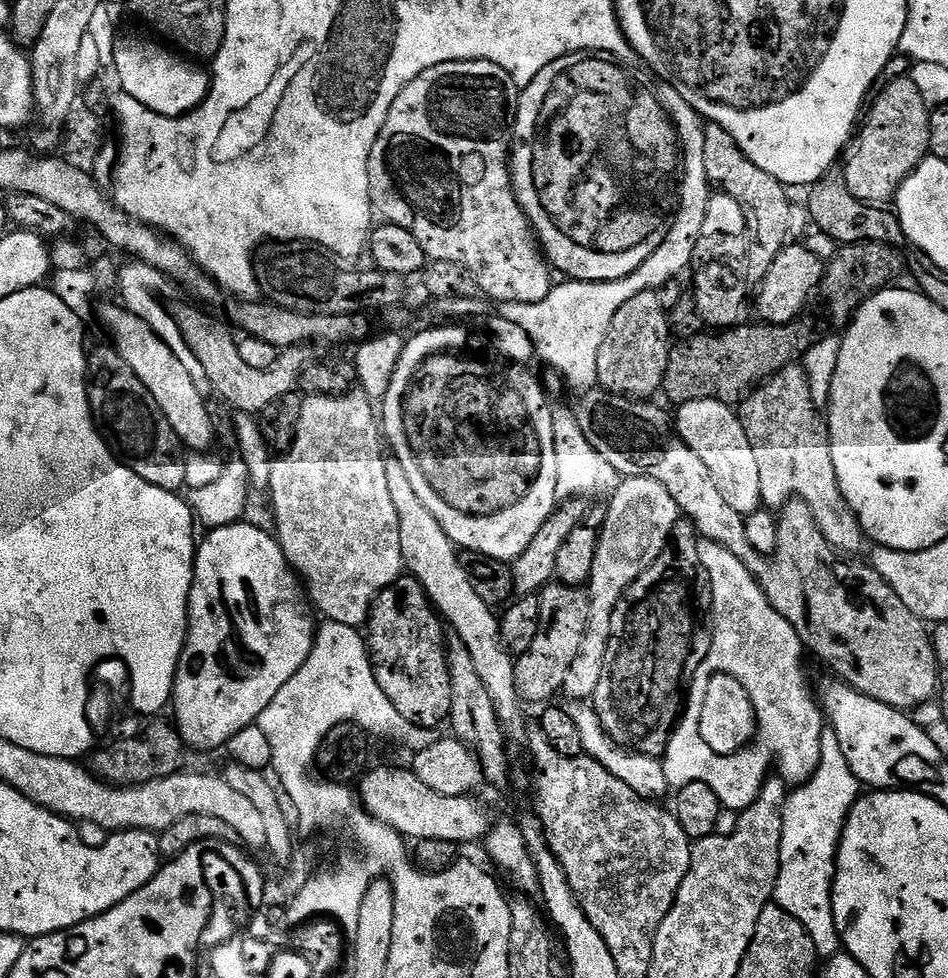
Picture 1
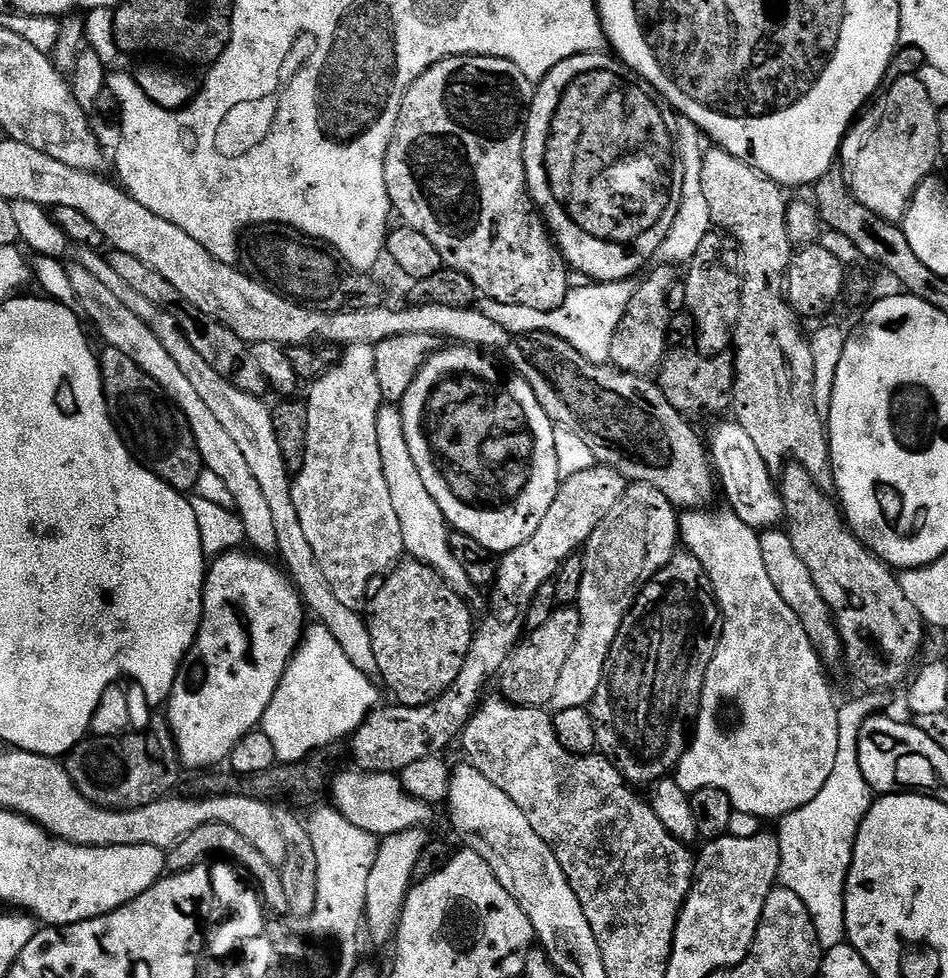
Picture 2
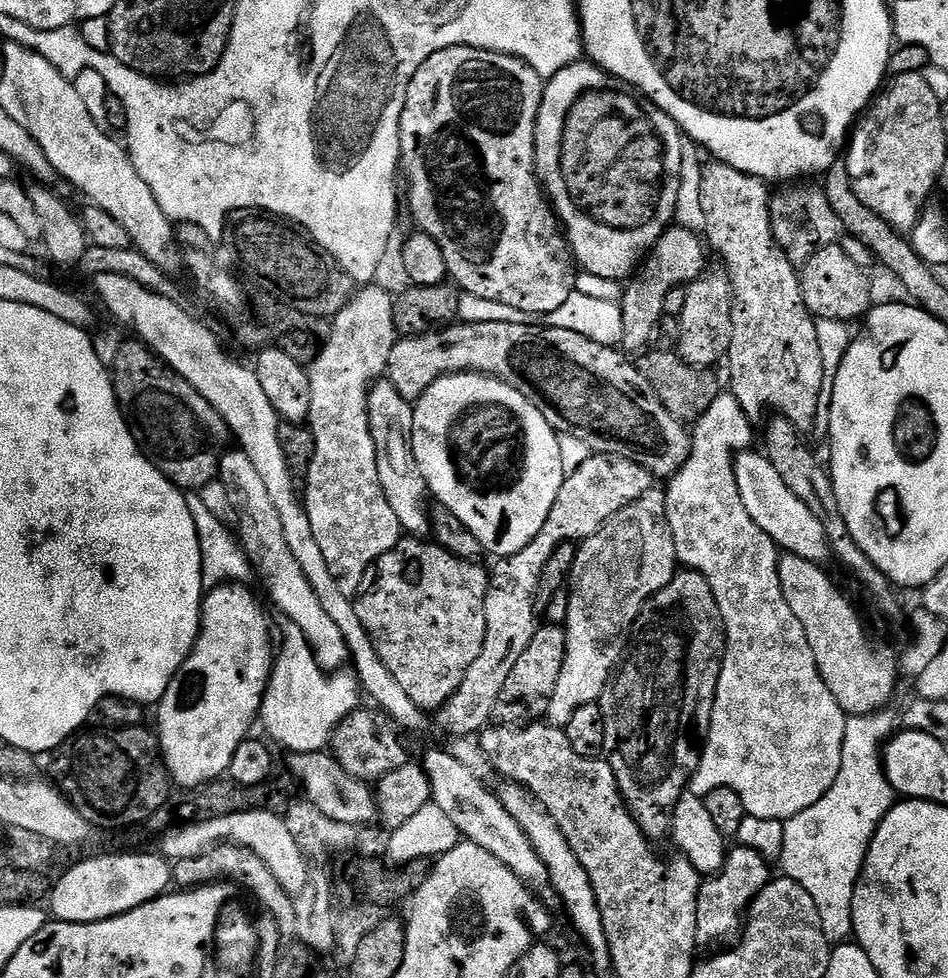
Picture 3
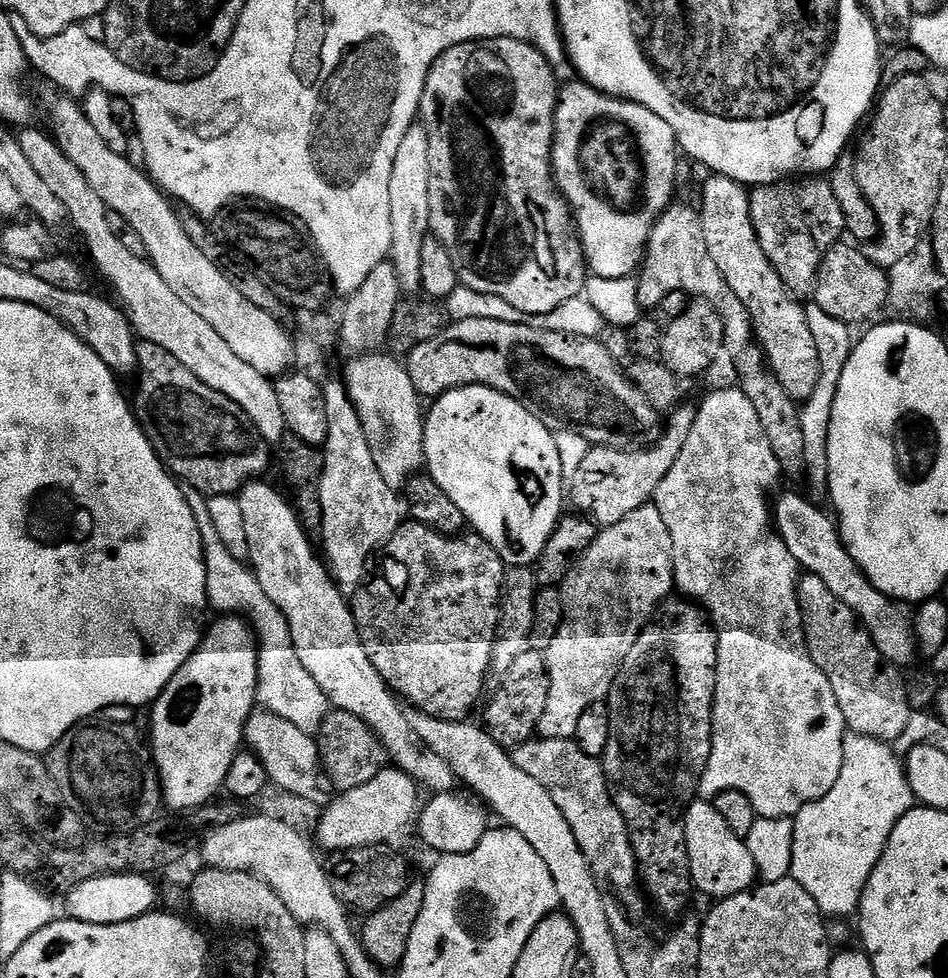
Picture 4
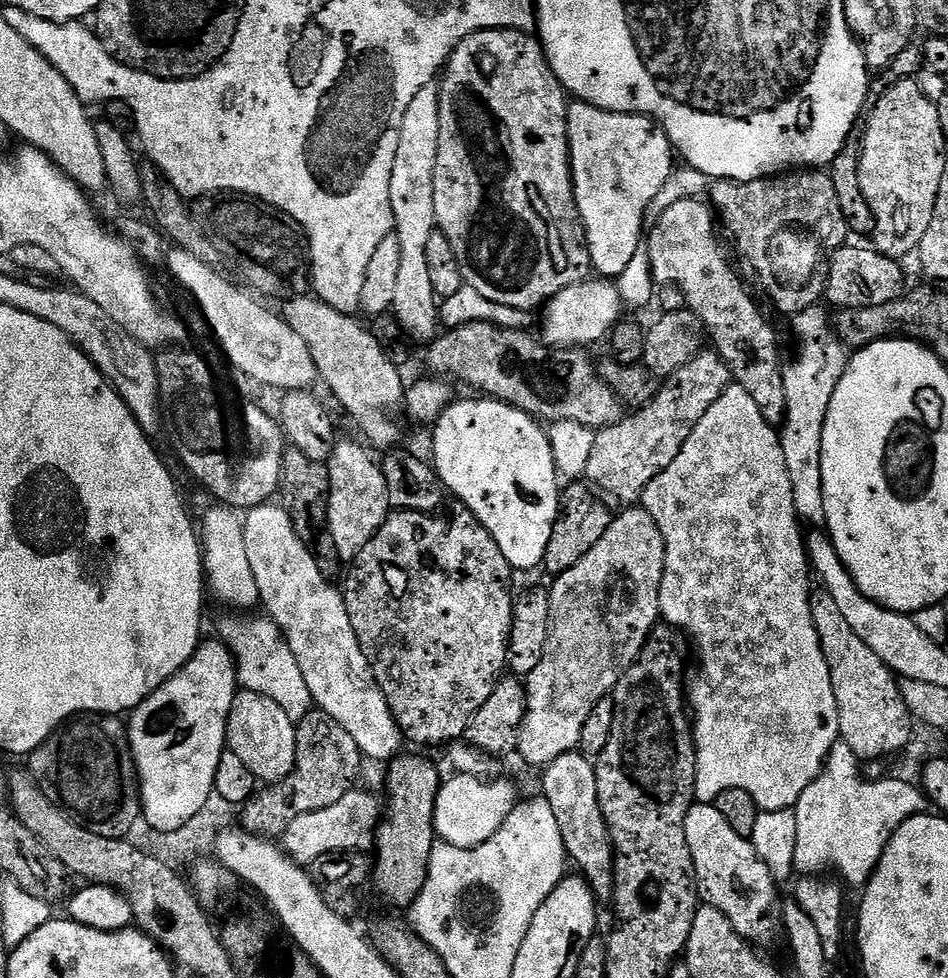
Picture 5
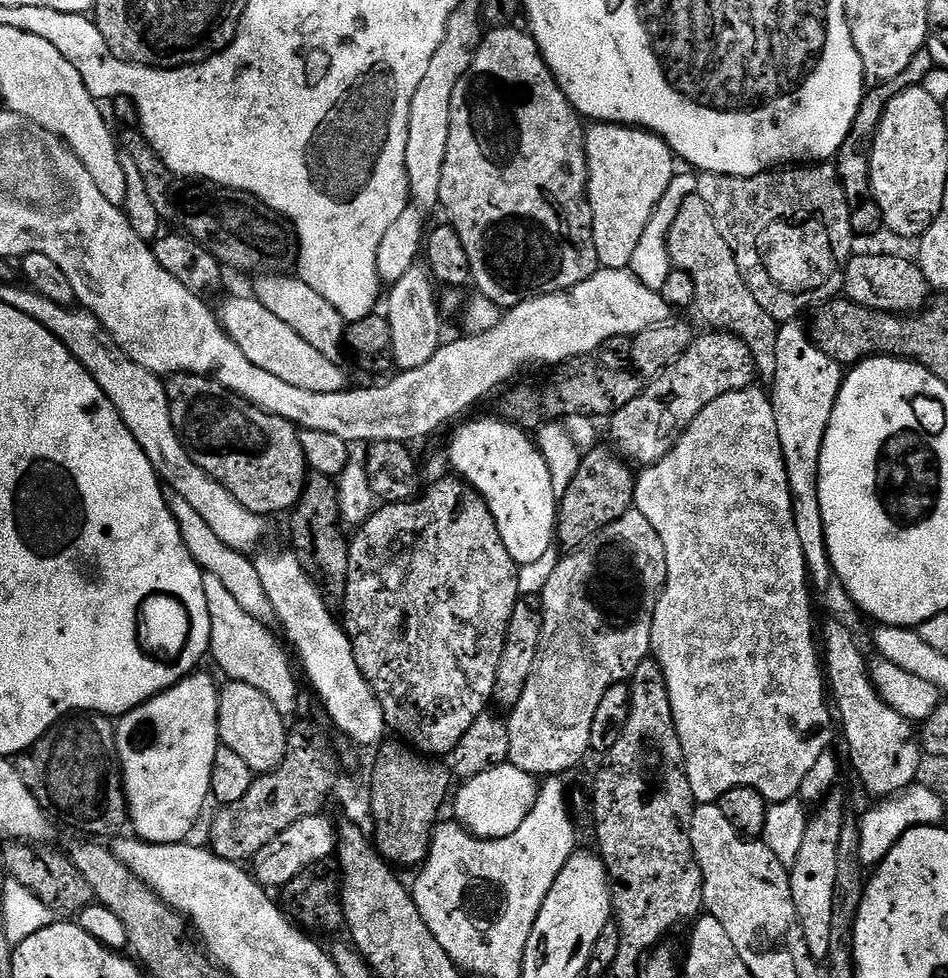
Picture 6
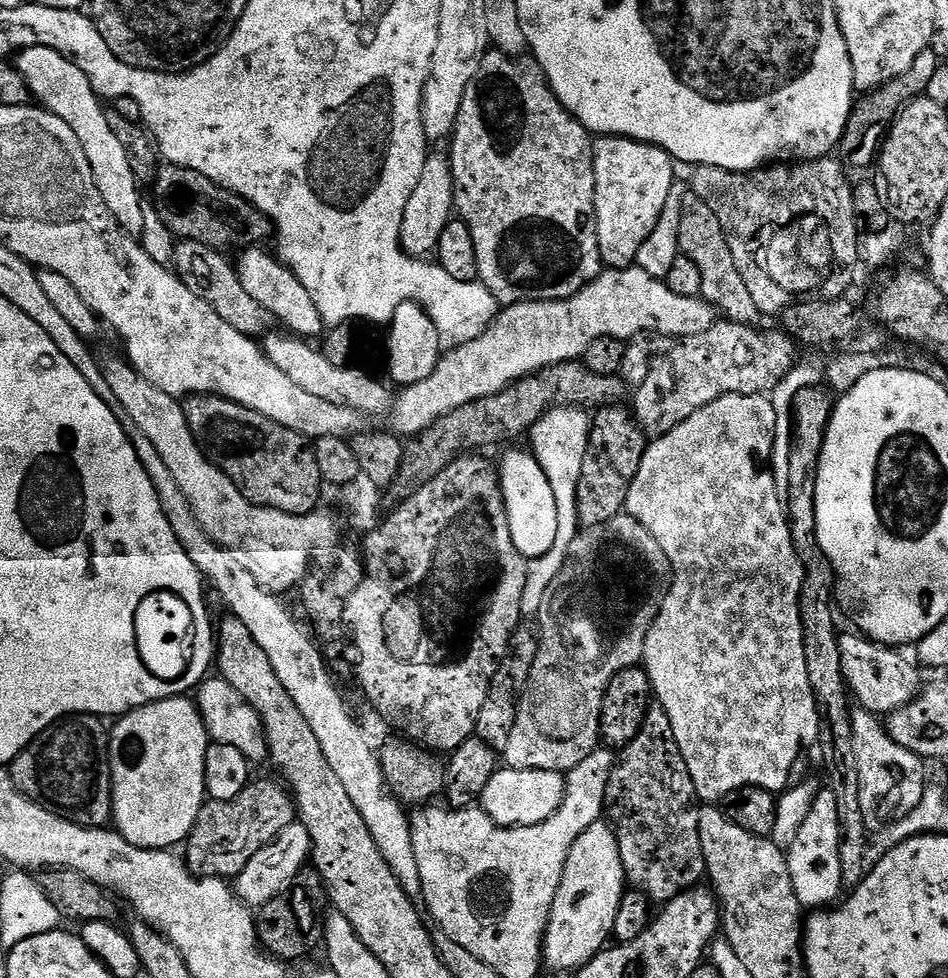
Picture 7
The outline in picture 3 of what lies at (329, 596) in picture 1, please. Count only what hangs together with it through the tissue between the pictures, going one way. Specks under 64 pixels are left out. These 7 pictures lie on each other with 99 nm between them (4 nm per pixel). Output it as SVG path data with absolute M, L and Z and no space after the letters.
M361 287L350 303L338 315L331 317L332 333L328 341L323 341L316 360L307 365L311 396L307 423L314 434L316 449L306 473L308 485L302 488L302 499L314 530L314 539L326 557L326 566L330 566L330 574L334 574L338 590L351 597L361 591L364 575L402 538L398 514L394 514L390 502L386 502L386 494L378 478L378 458L374 438L370 434L368 393L372 385L387 373L390 350L394 350L398 339L394 326L393 293L376 287Z

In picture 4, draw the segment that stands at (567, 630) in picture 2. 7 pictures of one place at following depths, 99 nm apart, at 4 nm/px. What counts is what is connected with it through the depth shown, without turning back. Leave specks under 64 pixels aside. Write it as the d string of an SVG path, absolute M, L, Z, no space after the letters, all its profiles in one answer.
M535 650L522 653L499 684L500 689L493 694L492 701L484 712L482 724L490 734L490 738L494 738L494 742L511 750L537 735L540 719L546 710L546 698L550 694L550 678L545 653Z

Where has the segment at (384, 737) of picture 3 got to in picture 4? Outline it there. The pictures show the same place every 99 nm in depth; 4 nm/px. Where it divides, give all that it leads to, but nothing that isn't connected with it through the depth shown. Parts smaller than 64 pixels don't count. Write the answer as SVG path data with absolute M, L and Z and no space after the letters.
M329 711L328 717L320 724L318 743L323 771L327 779L328 776L332 779L337 793L366 786L366 782L373 780L386 766L386 753L374 730L370 730L362 718L349 712Z

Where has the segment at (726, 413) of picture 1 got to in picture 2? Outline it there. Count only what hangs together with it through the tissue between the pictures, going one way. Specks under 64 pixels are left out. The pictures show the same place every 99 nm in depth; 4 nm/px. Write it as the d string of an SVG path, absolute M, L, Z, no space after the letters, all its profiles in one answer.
M729 422L717 426L712 444L710 440L710 463L719 487L720 484L724 487L724 496L728 499L727 507L738 514L738 518L742 518L746 526L767 530L777 527L785 519L785 497L780 497L779 490L772 485L774 474L769 471L766 462L762 462L762 454L758 454L750 434L746 434L740 424Z

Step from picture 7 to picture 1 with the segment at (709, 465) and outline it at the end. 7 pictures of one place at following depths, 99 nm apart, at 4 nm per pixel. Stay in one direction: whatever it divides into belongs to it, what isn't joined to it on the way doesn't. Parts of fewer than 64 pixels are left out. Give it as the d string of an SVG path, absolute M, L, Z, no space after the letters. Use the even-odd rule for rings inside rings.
M701 539L698 558L702 558L708 584L712 587L712 645L708 657L692 675L682 722L677 723L668 740L662 763L669 789L675 790L690 782L706 782L706 786L718 794L725 809L741 813L760 797L772 763L776 763L780 771L777 772L779 779L789 786L805 784L812 777L822 754L826 717L817 697L816 700L812 697L812 688L804 673L804 643L794 626L770 606L754 574L750 574L747 566L730 554L726 546L718 546L718 542ZM715 676L729 676L742 682L756 711L755 742L732 756L714 754L714 750L702 742L700 733L706 686Z

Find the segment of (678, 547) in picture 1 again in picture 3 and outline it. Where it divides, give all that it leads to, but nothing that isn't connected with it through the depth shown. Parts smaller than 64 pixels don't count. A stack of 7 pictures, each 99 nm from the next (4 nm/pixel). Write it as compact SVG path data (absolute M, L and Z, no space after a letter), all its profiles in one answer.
M691 570L677 571L669 584L648 599L638 624L624 659L598 703L606 722L604 750L608 765L614 770L616 785L645 836L659 842L671 837L672 812L689 791L692 775L700 765L701 745L708 738L720 667L724 665L726 655L726 633L710 582Z

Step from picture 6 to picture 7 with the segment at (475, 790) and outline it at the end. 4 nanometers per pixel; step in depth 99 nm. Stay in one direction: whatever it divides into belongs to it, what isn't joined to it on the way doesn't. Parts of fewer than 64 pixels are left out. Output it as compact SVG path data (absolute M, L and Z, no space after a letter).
M501 767L486 782L482 807L485 814L503 828L521 828L546 822L562 806L564 801L565 773L554 770L518 770Z

